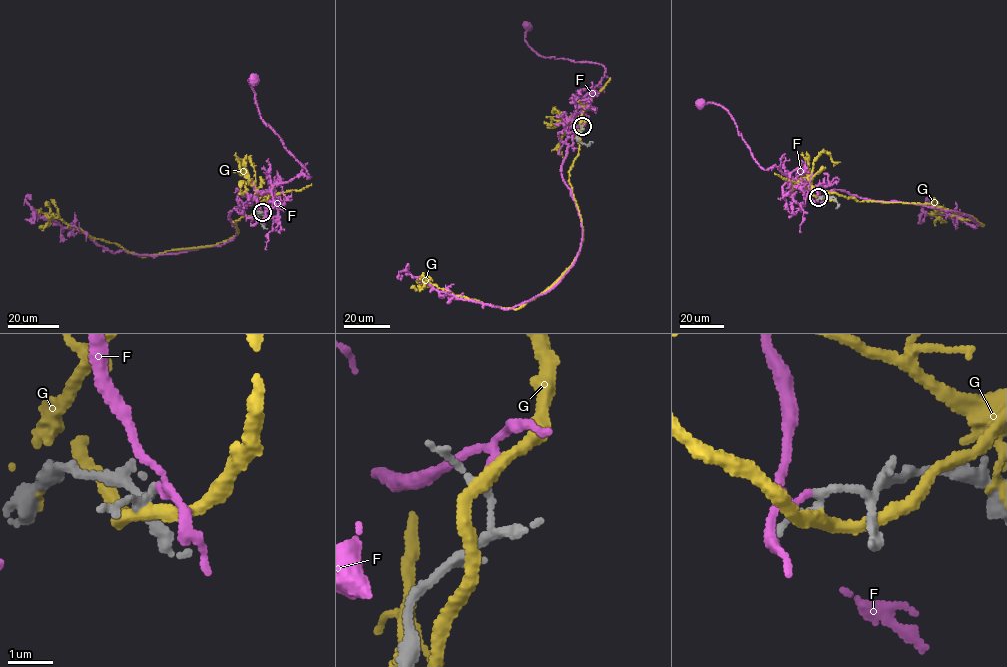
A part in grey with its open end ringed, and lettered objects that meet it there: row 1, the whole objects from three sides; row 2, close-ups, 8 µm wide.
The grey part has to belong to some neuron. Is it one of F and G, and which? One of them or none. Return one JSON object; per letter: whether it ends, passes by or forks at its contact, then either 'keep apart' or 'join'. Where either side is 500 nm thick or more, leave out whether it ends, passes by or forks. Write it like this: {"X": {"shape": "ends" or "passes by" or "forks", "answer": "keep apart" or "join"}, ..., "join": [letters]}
{"F": {"shape": "passes by", "answer": "join"}, "G": {"shape": "passes by", "answer": "keep apart"}, "join": ["F"]}

